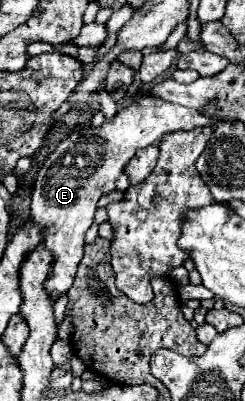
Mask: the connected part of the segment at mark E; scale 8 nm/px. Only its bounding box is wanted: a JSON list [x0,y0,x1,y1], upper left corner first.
[32,96,216,300]

